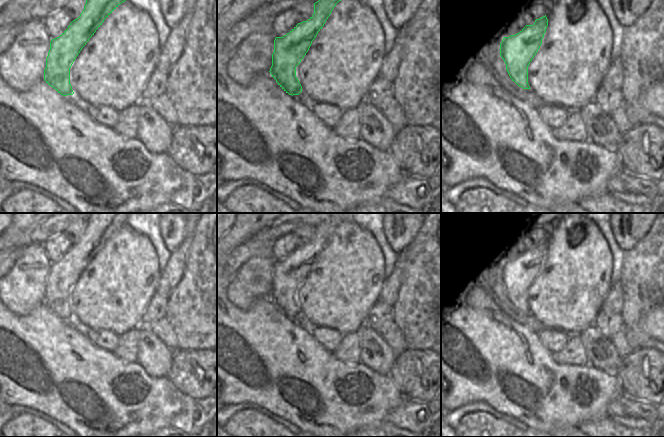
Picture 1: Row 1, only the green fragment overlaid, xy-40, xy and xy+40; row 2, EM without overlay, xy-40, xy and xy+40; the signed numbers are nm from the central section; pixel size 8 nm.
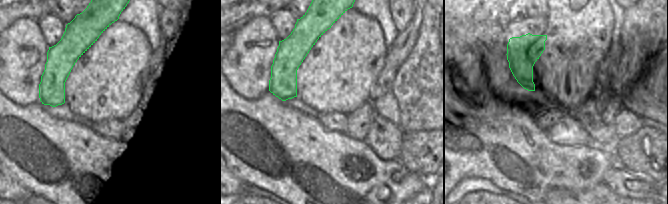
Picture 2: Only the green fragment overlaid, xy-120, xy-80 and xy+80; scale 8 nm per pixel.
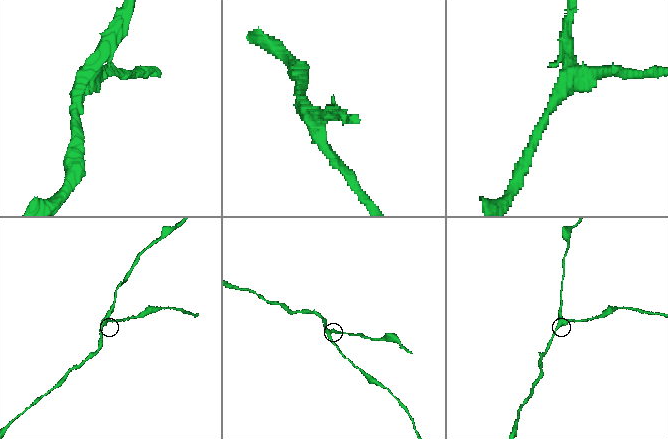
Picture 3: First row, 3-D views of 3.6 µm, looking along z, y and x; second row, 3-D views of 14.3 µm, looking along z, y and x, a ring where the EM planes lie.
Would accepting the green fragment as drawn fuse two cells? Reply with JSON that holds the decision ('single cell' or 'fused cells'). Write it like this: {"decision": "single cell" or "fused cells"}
{"decision": "fused cells"}

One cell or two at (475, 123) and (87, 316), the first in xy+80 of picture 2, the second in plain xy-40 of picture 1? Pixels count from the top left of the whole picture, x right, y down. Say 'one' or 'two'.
two

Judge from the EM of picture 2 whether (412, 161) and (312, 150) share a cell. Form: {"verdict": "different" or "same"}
{"verdict": "different"}

